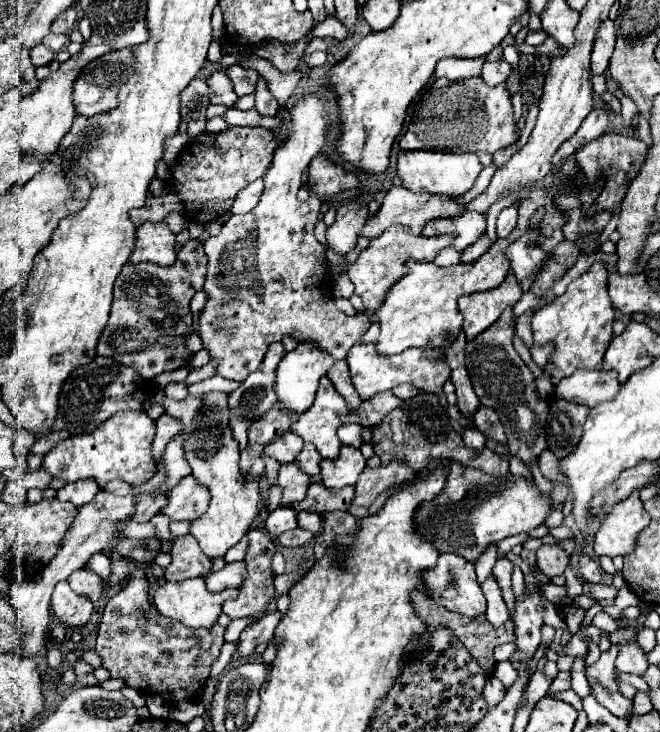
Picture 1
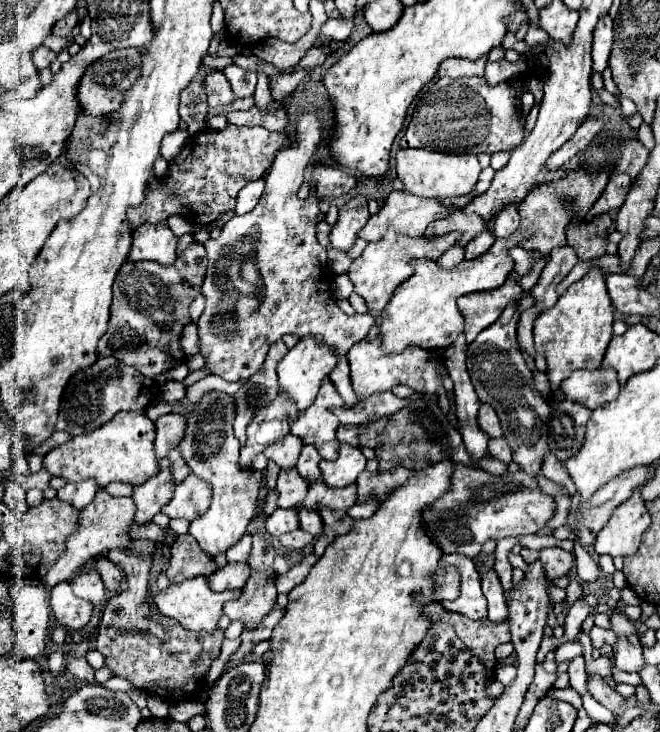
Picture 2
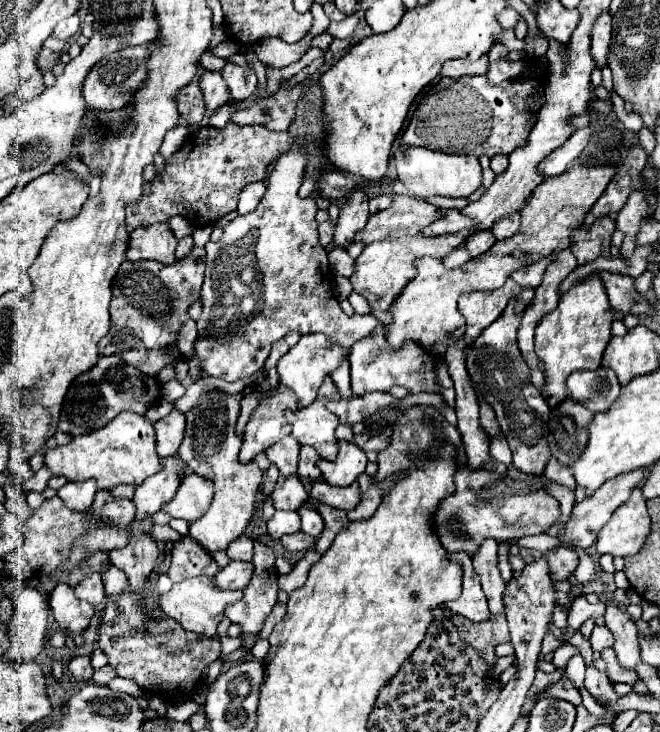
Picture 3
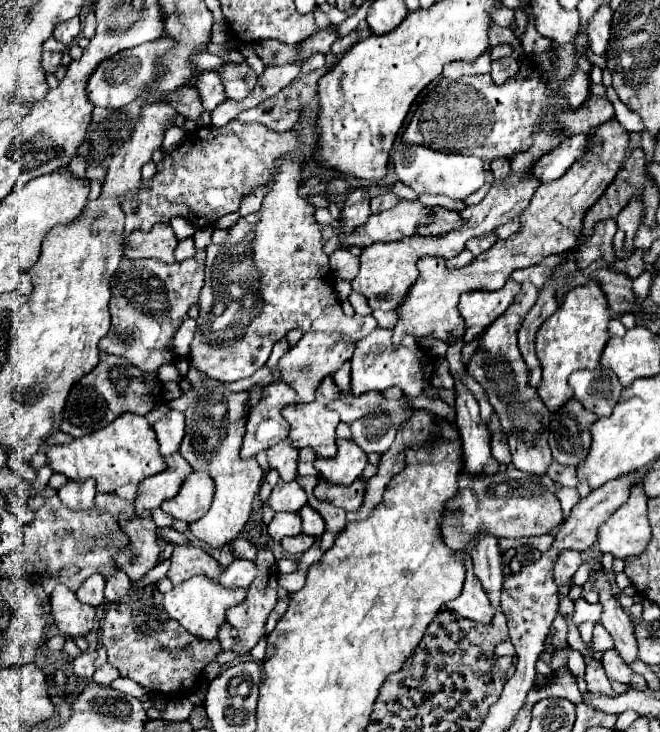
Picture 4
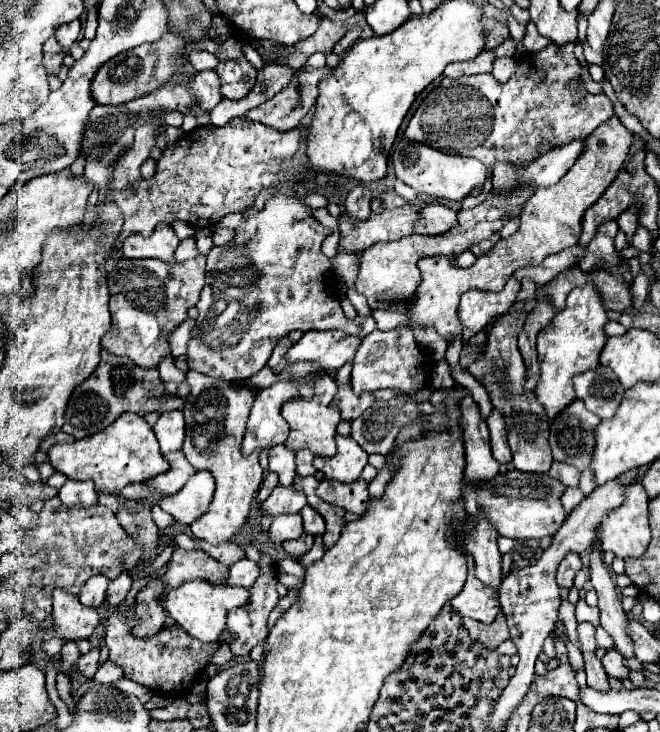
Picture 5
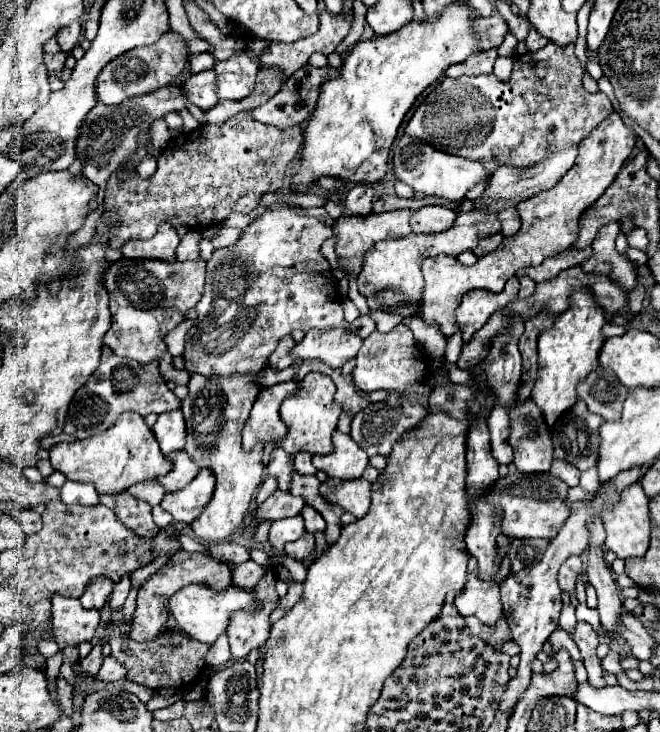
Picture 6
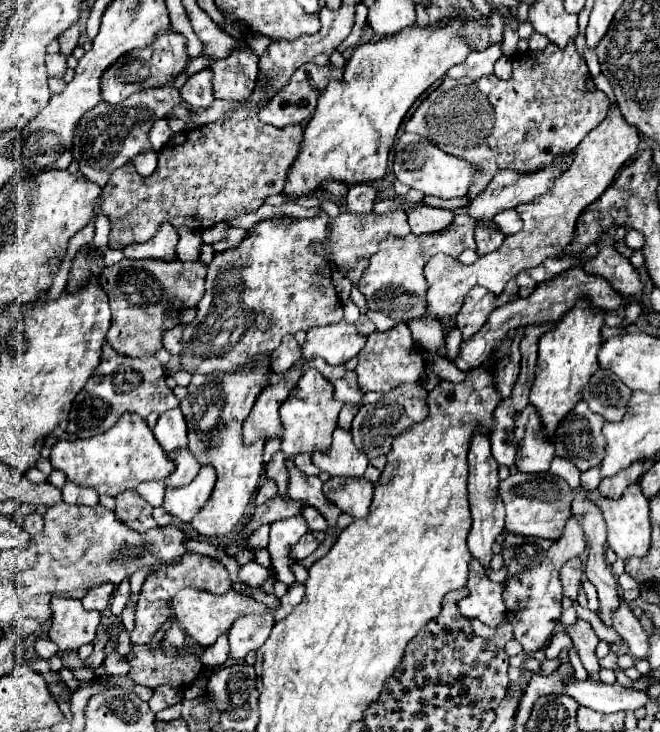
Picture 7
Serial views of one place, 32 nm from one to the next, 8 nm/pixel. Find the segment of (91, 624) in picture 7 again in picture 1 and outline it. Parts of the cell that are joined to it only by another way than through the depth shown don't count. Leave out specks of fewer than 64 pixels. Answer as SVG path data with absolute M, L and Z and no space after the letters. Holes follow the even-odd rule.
M68 582L56 584L52 592L52 610L56 618L68 626L68 628L80 628L84 626L92 616L92 602L84 596L78 596L72 592Z

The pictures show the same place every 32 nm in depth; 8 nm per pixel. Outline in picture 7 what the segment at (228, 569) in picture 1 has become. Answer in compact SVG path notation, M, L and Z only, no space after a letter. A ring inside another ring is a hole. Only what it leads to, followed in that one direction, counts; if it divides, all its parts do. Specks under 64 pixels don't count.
M248 562L248 564L244 564L242 570L240 570L240 580L246 582L248 586L260 586L260 584L264 584L270 576L272 576L270 570L264 568L264 566L260 566L260 564L256 564L256 562Z

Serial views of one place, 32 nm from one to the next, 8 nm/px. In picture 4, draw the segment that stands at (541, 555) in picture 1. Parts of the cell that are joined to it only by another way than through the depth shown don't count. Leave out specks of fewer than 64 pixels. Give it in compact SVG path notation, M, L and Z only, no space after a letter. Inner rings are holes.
M562 552L560 558L556 560L554 564L554 578L556 578L556 584L558 586L572 586L572 576L574 572L580 568L582 564L582 558L580 558L580 552Z

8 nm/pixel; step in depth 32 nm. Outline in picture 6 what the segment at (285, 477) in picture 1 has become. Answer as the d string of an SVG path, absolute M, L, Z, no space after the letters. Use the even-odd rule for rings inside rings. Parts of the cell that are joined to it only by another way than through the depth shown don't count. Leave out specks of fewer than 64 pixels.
M276 492L272 494L264 504L260 504L256 508L256 522L264 522L264 520L280 520L280 518L288 518L288 516L296 516L300 514L304 506L304 500L288 494L288 492Z

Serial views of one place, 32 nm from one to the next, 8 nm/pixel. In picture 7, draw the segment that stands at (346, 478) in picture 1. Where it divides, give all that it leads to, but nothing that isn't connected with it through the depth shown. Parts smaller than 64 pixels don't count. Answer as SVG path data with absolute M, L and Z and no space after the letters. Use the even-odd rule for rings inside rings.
M336 428L334 442L326 452L314 452L312 462L330 476L362 476L368 468L368 458L356 450L352 434L344 428Z

